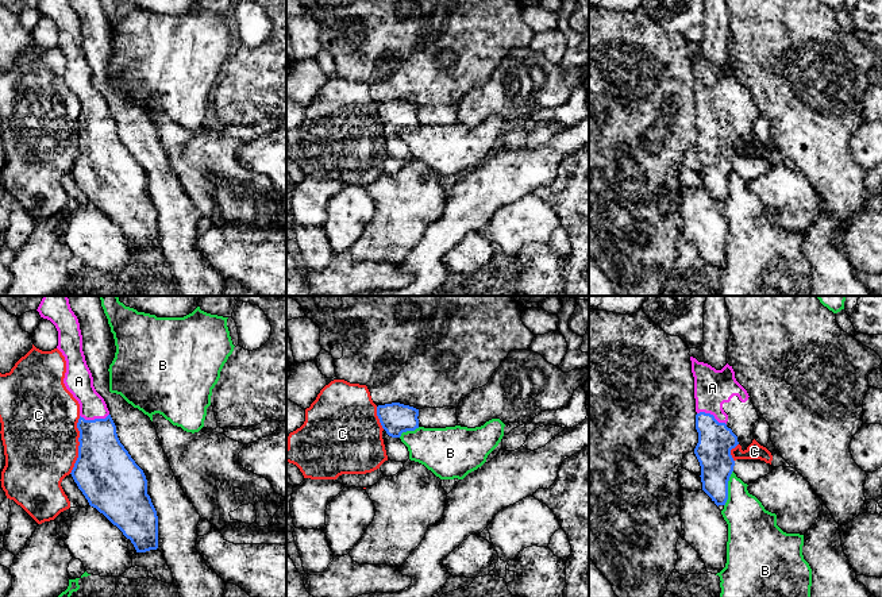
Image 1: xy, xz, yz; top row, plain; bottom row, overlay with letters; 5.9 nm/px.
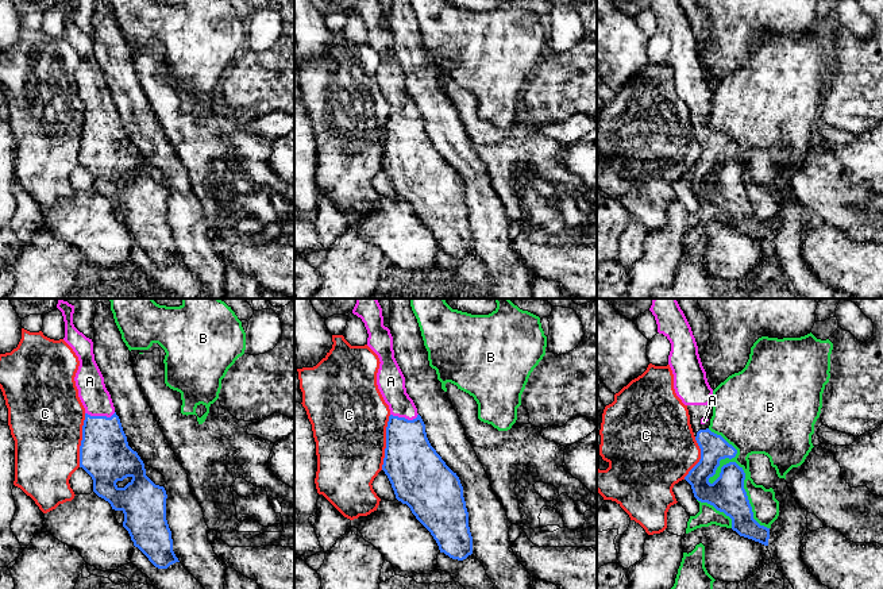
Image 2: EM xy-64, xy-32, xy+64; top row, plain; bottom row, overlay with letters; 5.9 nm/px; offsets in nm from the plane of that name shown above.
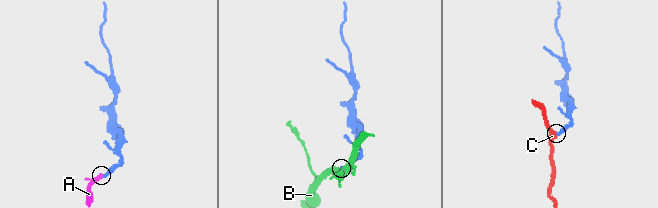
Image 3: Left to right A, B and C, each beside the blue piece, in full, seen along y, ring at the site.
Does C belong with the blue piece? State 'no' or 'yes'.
no

